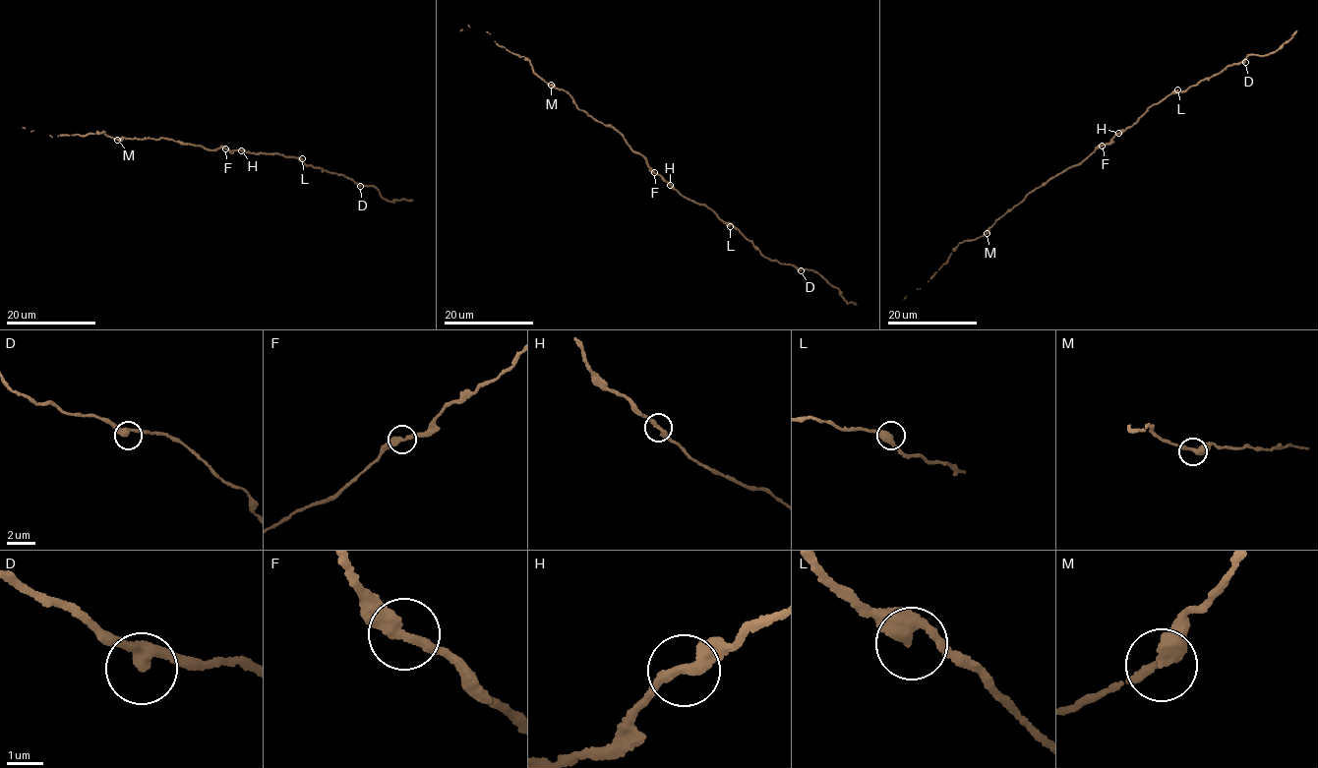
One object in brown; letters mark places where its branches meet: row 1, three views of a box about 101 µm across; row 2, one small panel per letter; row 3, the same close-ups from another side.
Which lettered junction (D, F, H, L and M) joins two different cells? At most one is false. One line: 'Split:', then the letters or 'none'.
Split: none

